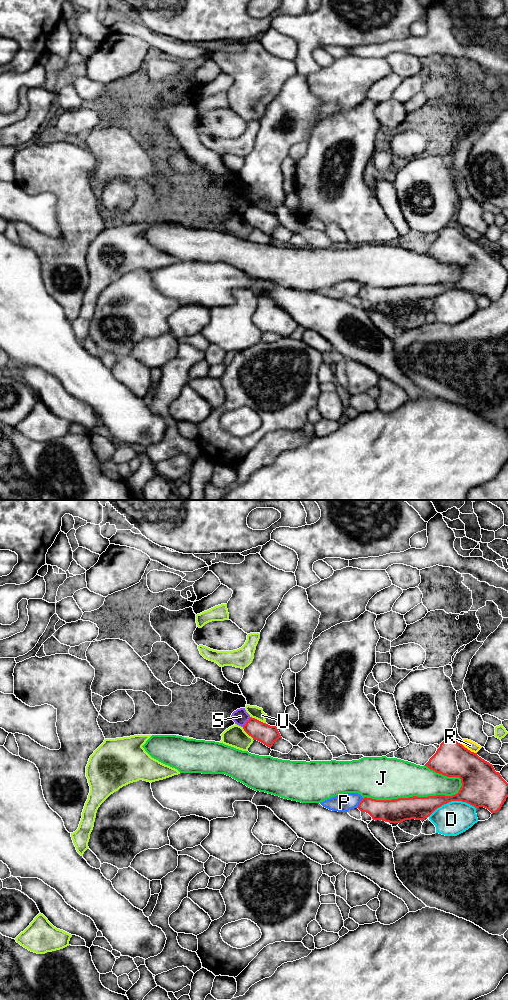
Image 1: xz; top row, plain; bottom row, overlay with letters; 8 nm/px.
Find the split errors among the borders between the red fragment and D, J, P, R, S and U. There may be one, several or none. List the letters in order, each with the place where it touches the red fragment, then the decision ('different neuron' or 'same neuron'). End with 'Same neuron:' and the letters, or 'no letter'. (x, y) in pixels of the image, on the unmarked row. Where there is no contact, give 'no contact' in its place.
D: contact xz (451, 288); different neuron
J: contact xz (414, 284); different neuron
P: contact xz (359, 291); different neuron
R: contact xz (469, 238); different neuron
S: contact xz (246, 210); different neuron
U: contact xz (258, 208); different neuron
Same neuron: no letter

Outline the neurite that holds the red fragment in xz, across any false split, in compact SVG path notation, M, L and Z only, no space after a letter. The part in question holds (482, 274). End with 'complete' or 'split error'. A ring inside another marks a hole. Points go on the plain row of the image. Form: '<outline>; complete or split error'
M445 227L425 254L447 265L459 265L462 271L459 280L452 284L413 284L392 288L376 288L365 285L357 296L361 300L368 301L375 309L382 308L389 311L401 311L411 307L423 309L437 296L451 289L466 290L475 296L484 295L493 302L501 297L508 285L508 271L502 266L499 260L495 259L493 253L455 228Z; complete

